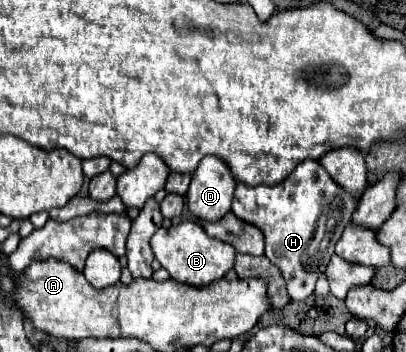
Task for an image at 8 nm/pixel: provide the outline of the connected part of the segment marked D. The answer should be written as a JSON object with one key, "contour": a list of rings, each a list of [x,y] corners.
{"contour":[[[205,156],[187,190],[187,208],[199,222],[219,222],[231,208],[235,180],[215,156]]]}

